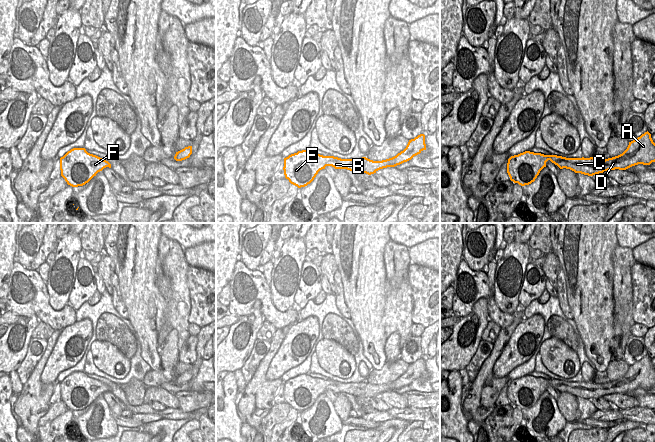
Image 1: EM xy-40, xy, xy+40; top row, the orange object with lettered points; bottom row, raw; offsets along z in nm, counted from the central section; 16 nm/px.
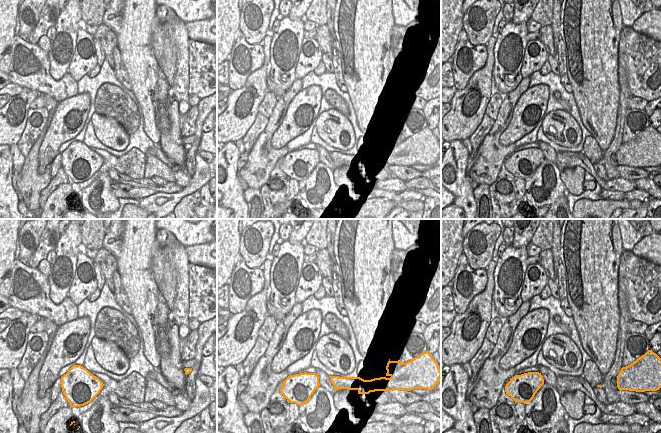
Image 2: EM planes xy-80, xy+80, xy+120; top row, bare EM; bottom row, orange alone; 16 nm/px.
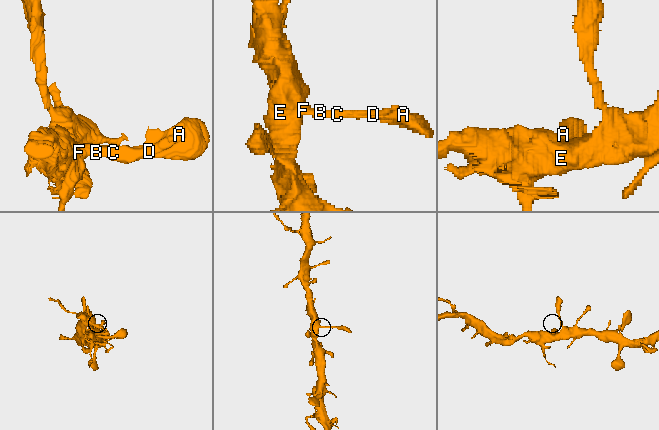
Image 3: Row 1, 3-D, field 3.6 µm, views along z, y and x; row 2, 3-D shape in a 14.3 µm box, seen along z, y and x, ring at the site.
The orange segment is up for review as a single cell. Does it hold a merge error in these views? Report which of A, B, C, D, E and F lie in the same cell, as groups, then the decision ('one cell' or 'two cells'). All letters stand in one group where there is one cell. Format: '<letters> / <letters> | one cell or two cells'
A B C D E F | one cell

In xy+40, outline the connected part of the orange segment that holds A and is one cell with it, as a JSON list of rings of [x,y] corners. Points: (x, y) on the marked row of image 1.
[[[647,131],[629,142],[627,149],[622,154],[605,160],[596,160],[593,157],[566,158],[525,151],[508,159],[507,173],[514,183],[521,186],[529,185],[546,167],[548,160],[560,169],[566,168],[575,173],[593,176],[608,170],[626,170],[638,164],[650,165],[655,162],[655,143]]]

